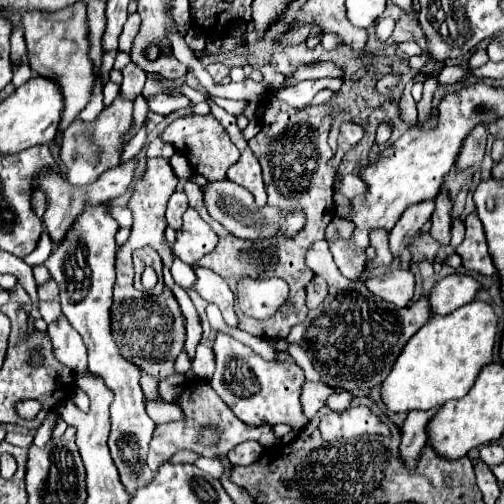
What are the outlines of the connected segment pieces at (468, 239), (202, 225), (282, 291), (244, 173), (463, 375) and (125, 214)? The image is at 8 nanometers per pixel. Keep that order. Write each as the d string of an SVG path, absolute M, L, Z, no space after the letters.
M475 212L469 214L465 220L465 226L467 226L465 240L461 242L461 246L457 246L455 252L463 258L463 266L467 270L473 270L483 276L493 276L497 268L487 250L487 236L483 232L483 224L479 216Z
M189 208L183 214L183 228L177 232L173 254L187 264L195 264L215 246L217 246L217 234L193 208Z
M243 276L237 284L237 302L251 318L269 318L287 300L289 287L279 278L251 278Z
M207 100L207 104L211 106L211 112L217 116L217 120L223 124L223 128L229 132L231 136L231 142L239 148L241 152L241 158L229 168L227 172L227 178L243 188L247 188L253 196L255 196L255 202L257 206L265 206L267 204L267 192L265 192L265 186L263 186L263 178L261 178L261 166L255 158L255 154L251 152L251 148L247 146L247 140L243 138L241 130L237 128L237 122L235 122L235 116L227 114L223 108L219 108L213 100Z
M473 300L447 316L431 316L429 322L405 344L391 374L383 382L383 402L387 404L387 408L393 412L429 410L433 406L443 406L447 400L457 400L465 396L471 390L471 384L475 384L475 376L479 376L479 368L493 362L497 322L499 318L493 306L479 300Z
M111 206L111 214L115 216L115 220L119 220L119 224L121 224L121 226L131 228L131 224L133 224L133 216L131 216L131 210L129 210L129 208Z

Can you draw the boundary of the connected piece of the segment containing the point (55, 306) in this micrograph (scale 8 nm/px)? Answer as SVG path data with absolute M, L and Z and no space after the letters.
M56 298L56 300L52 302L39 302L39 311L41 313L42 319L47 324L54 322L63 314L60 308L61 305L59 298Z

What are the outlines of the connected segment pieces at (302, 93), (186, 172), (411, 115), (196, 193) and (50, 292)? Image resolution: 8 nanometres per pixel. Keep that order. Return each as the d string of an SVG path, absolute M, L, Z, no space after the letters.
M340 78L304 80L293 87L280 88L277 95L278 98L289 102L291 106L303 108L323 89L329 89L335 93L339 92L342 83L343 81Z
M175 152L171 158L169 158L169 162L171 162L171 168L173 168L173 172L175 172L175 176L179 178L179 180L189 180L189 176L193 174L191 172L191 164L187 164L187 158L181 154L181 152Z
M412 79L405 85L402 98L398 105L399 117L409 125L414 124L418 119L417 102L411 94L414 83Z
M185 182L185 194L189 196L189 204L199 212L199 214L203 214L203 216L207 216L207 212L201 212L201 208L199 208L199 204L203 204L203 194L201 194L201 188L197 186L197 184L193 184L193 182Z
M50 279L47 283L37 287L37 294L41 301L52 301L53 298L59 296L59 286L54 279Z

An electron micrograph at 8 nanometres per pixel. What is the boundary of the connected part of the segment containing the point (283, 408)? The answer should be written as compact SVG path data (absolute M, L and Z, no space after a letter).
M227 334L215 336L213 350L217 368L211 378L211 386L241 422L249 426L287 424L293 430L301 430L309 424L301 408L301 388L305 384L305 376L295 362L267 362L249 346Z

